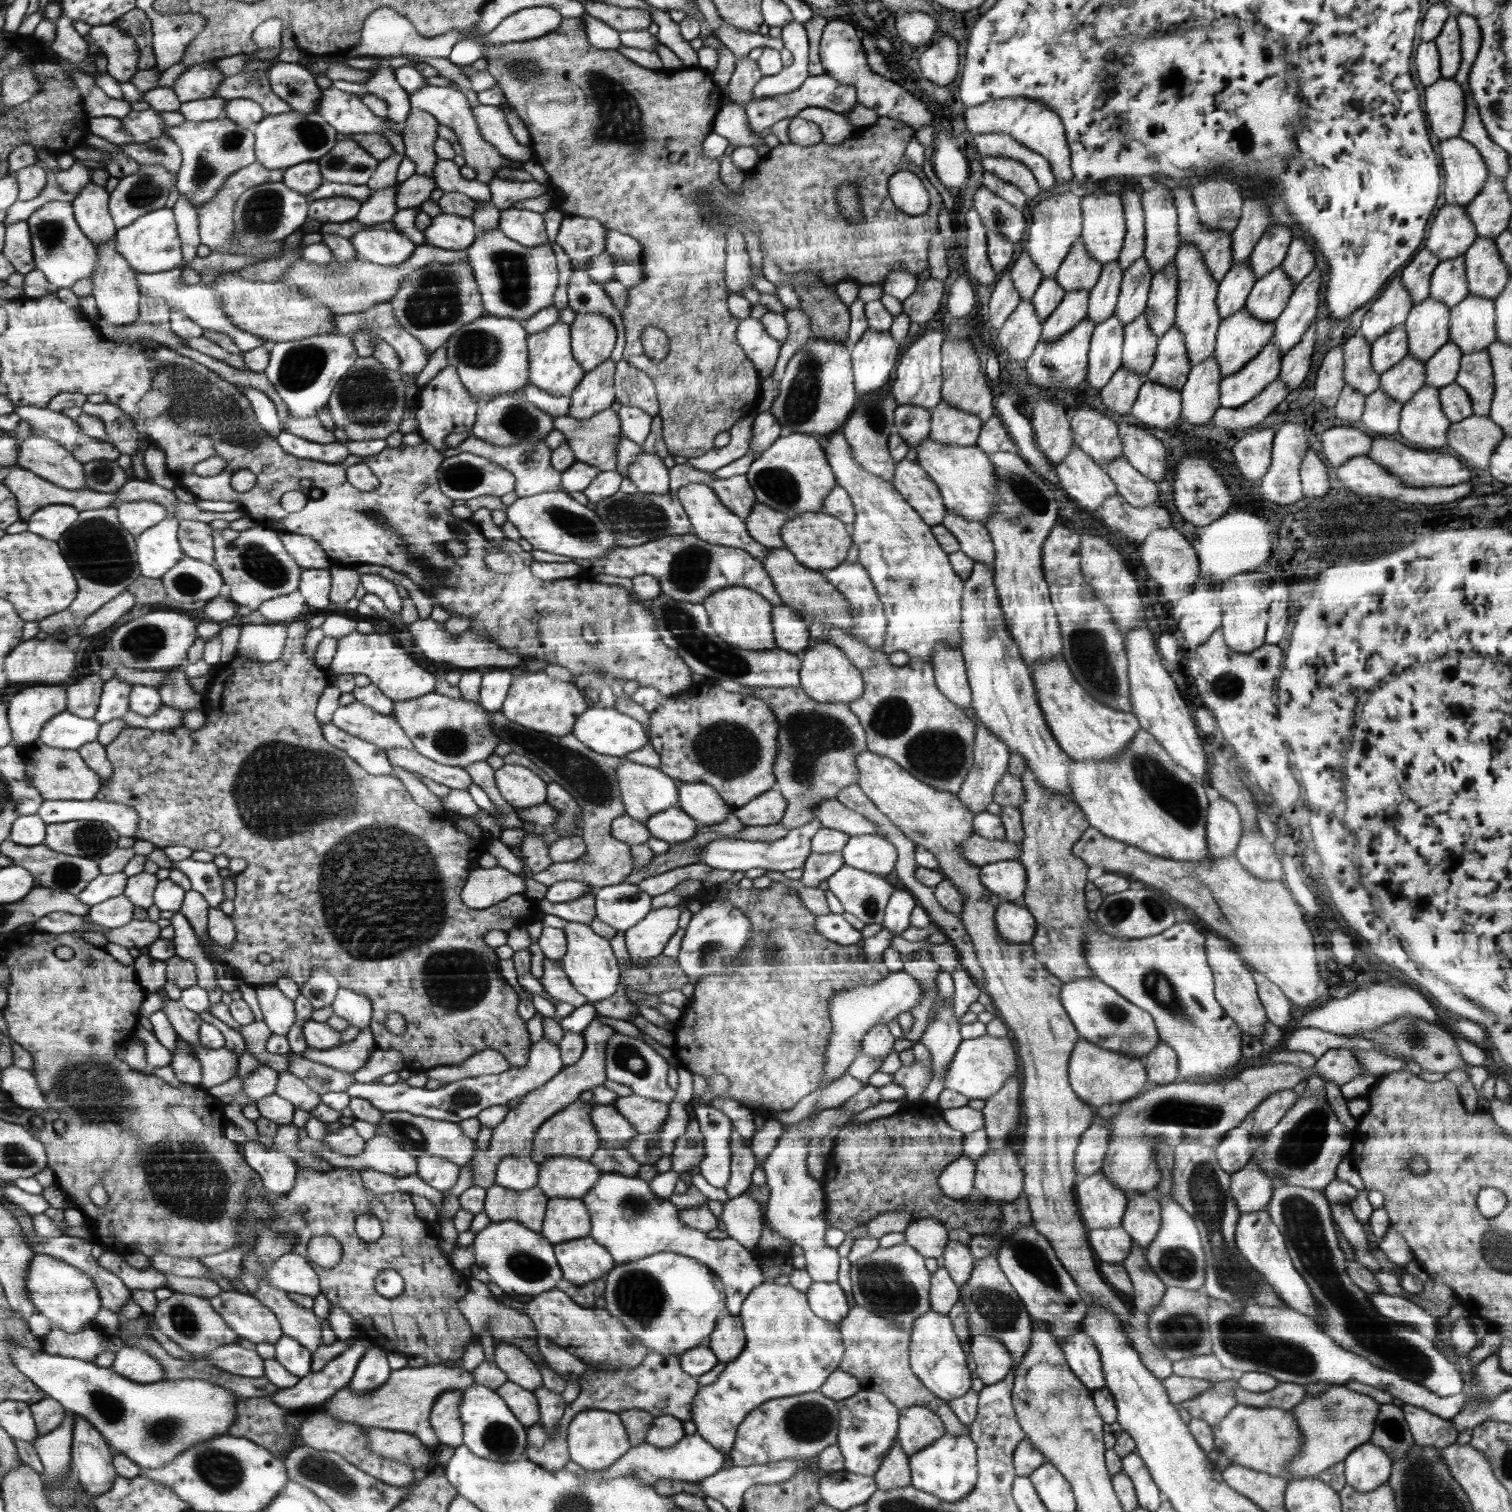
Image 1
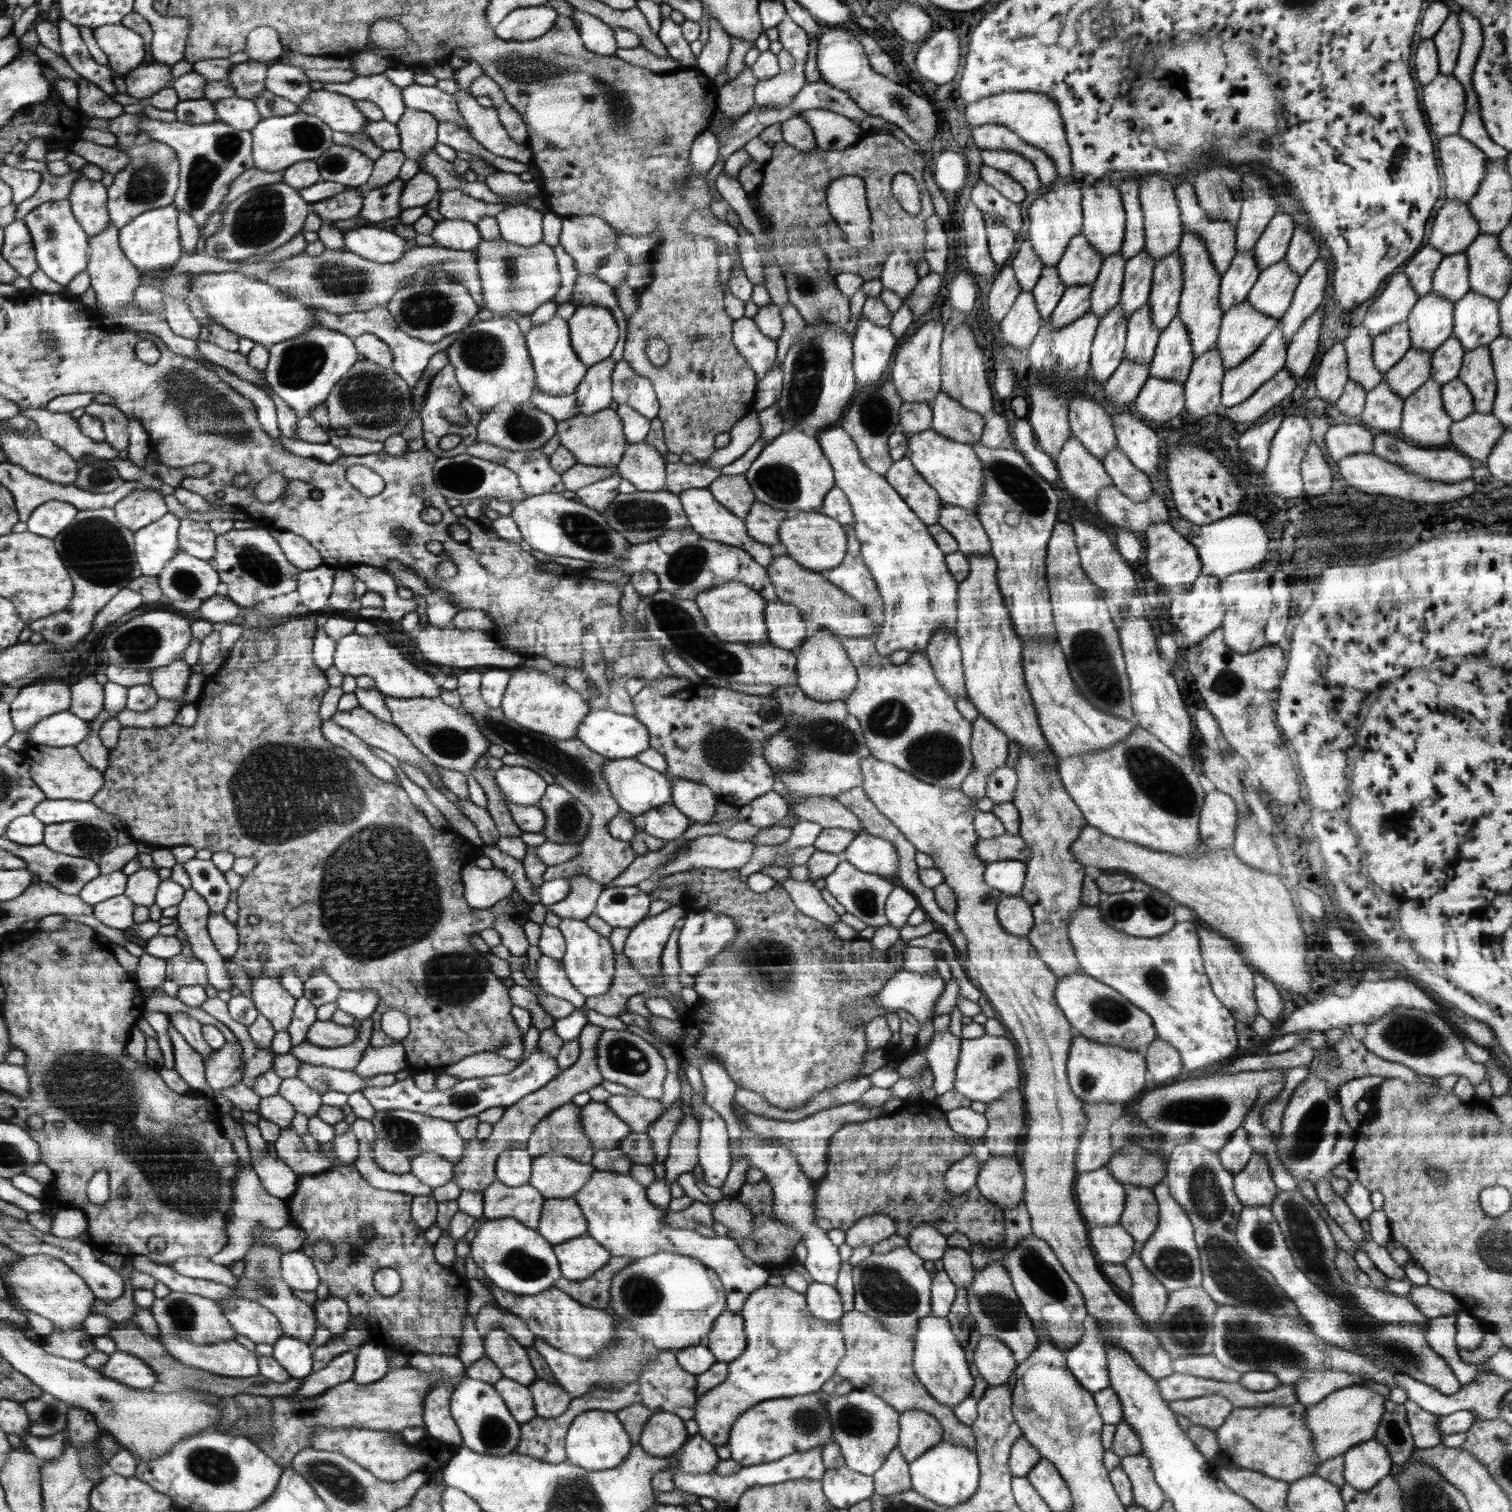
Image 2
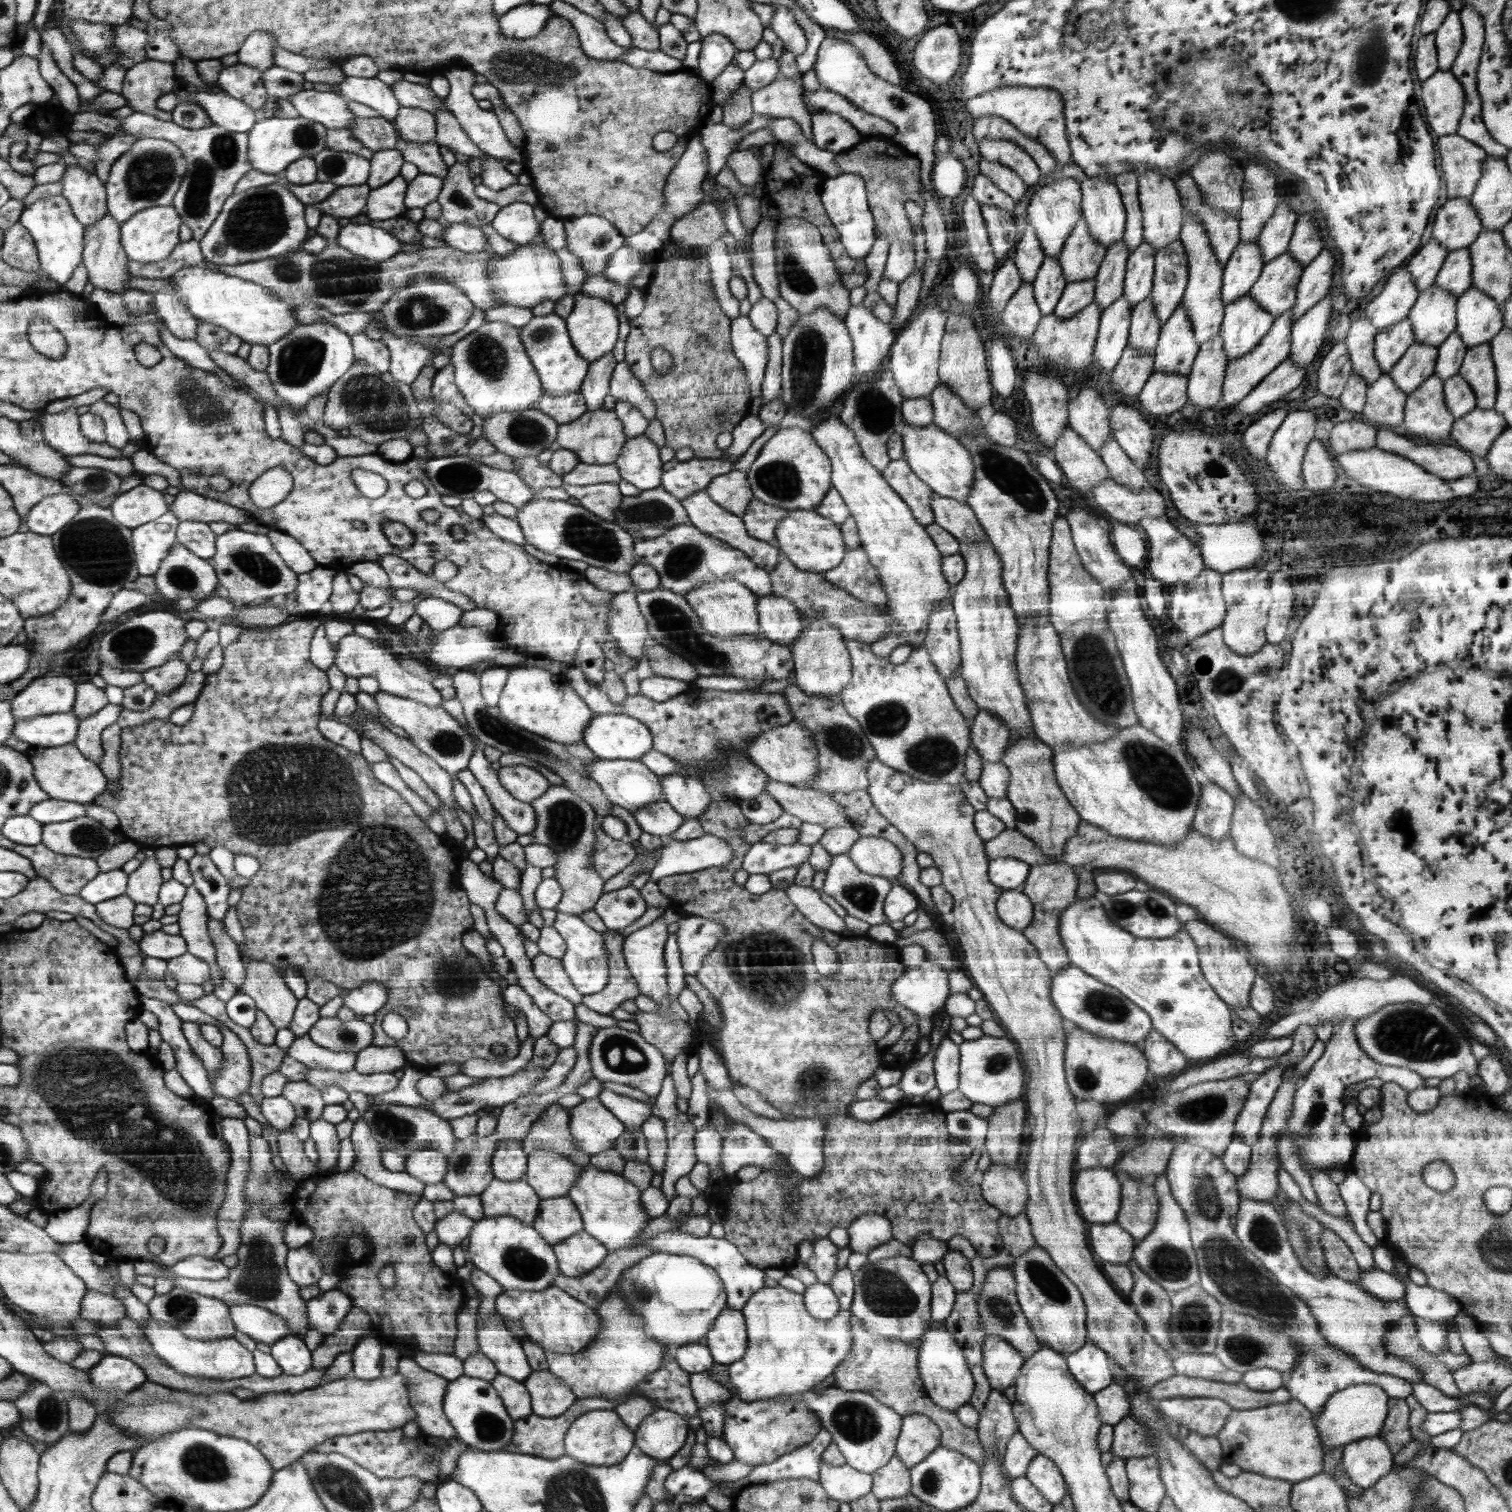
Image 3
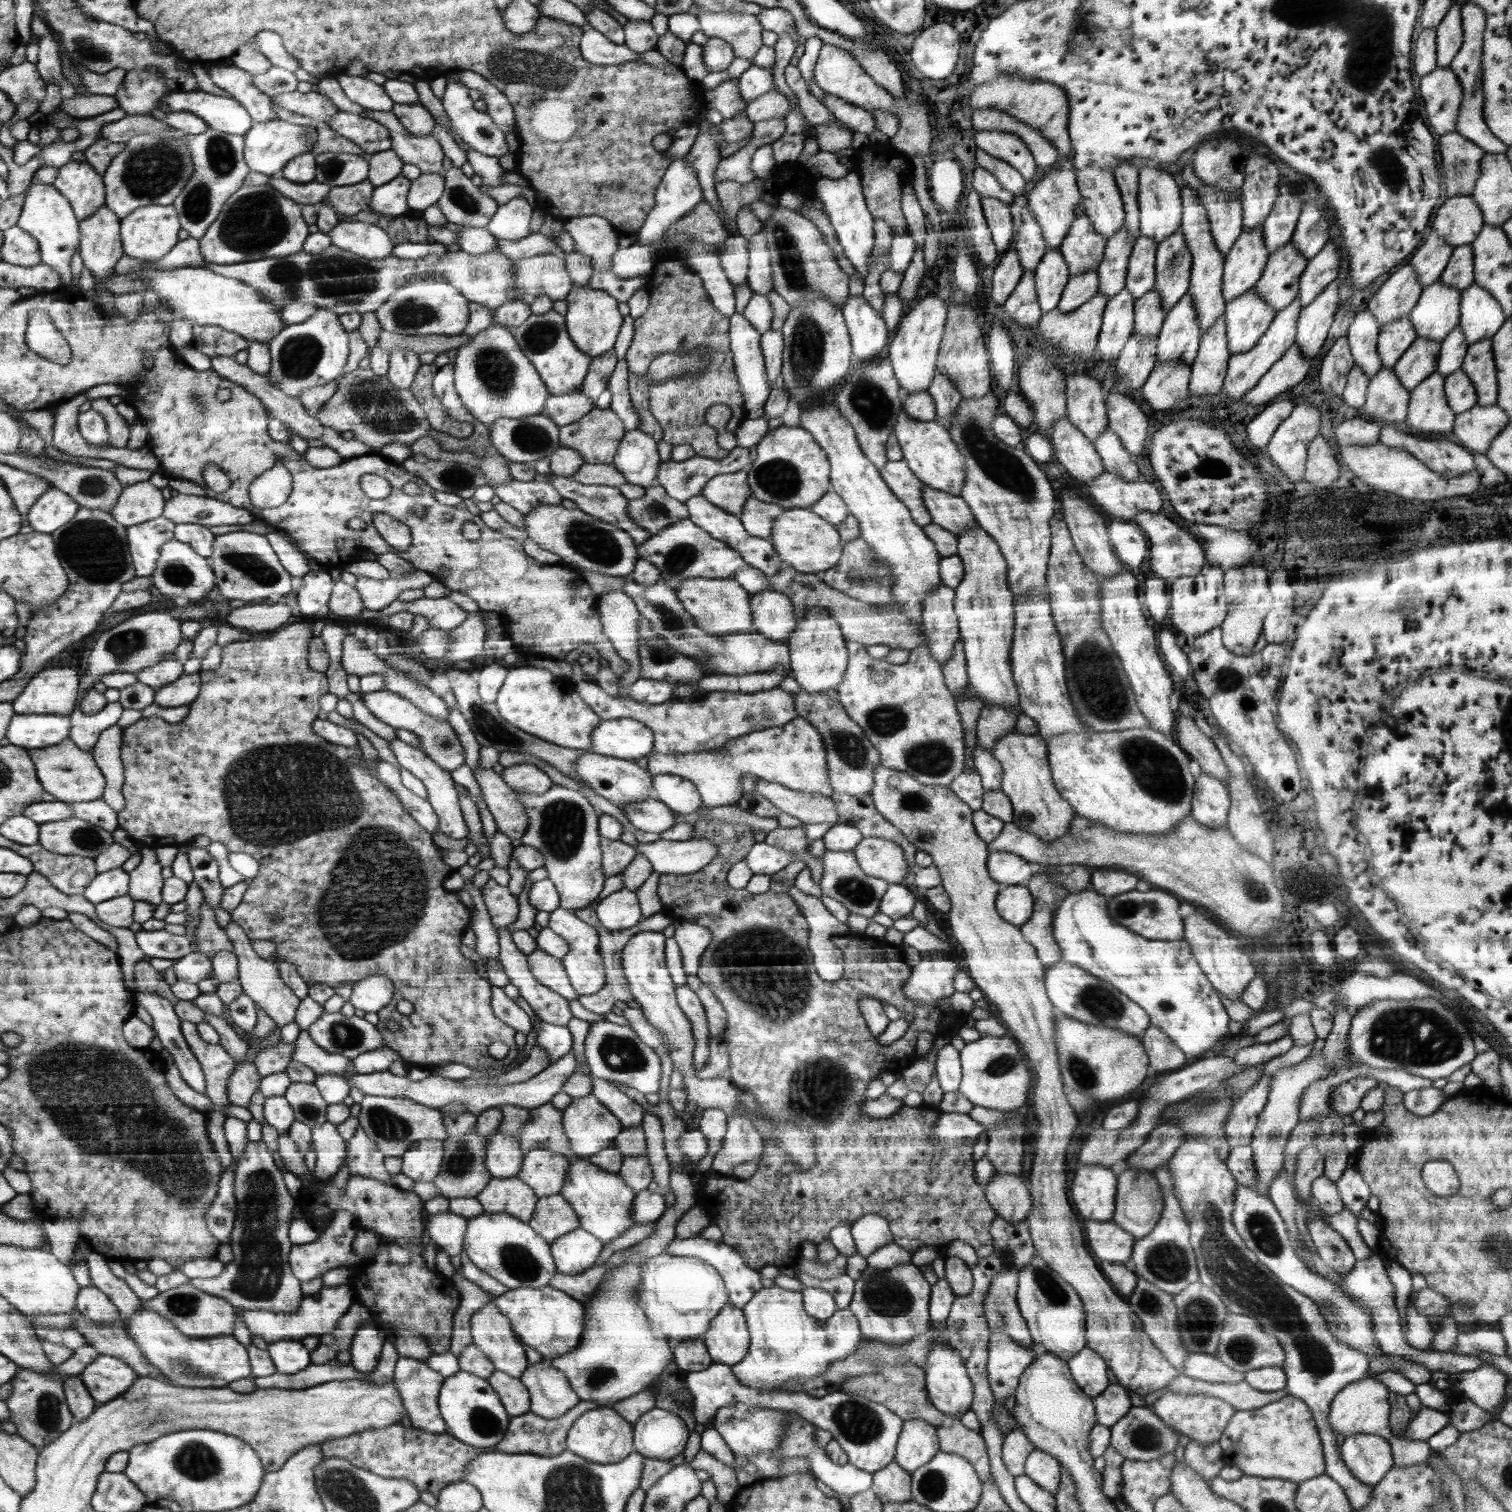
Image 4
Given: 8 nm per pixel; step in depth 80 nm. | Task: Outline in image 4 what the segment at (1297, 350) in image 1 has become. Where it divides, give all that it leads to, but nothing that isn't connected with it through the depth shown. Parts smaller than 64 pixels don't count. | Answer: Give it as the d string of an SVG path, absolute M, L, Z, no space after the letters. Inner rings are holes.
M1336 278L1307 307L1301 308L1294 343L1302 356L1309 359L1316 356L1326 342L1339 300Z

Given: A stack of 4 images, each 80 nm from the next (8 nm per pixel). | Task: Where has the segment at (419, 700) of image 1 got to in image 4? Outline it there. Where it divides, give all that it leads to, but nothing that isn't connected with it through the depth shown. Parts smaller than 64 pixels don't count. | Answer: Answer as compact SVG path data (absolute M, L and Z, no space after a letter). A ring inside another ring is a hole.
M386 689L359 695L366 708L378 720L394 728L404 728L414 732L418 736L424 752L443 769L447 771L456 770L465 763L464 747L460 744L458 735L447 720L439 720L435 716L430 716L418 705L412 704L412 701Z

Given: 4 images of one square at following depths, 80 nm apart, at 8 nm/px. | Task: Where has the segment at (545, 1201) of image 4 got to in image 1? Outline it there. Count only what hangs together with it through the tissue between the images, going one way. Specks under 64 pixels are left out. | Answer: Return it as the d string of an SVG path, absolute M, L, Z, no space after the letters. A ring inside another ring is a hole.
M550 1198L542 1235L553 1245L582 1239L591 1232L591 1213L586 1203L574 1198Z

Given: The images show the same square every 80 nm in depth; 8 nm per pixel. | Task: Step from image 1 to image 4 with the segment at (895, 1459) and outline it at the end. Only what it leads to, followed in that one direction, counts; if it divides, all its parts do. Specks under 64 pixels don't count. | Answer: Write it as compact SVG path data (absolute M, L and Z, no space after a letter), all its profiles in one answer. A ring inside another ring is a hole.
M896 1460L887 1467L873 1472L871 1489L883 1502L907 1502L911 1500L911 1473L900 1467Z

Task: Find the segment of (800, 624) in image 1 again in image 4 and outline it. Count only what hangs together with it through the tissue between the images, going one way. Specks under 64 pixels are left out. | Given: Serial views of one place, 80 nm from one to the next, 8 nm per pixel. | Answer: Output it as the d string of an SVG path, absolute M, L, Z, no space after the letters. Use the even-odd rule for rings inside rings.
M772 588L751 595L751 609L754 632L773 641L785 642L799 620L792 601Z

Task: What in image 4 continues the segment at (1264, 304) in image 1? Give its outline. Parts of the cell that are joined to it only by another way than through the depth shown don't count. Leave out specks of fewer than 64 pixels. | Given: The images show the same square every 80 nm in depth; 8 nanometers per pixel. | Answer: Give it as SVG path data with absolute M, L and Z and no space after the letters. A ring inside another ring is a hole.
M1292 241L1287 242L1269 254L1255 291L1278 312L1298 297L1298 281L1306 265L1307 258L1300 249Z

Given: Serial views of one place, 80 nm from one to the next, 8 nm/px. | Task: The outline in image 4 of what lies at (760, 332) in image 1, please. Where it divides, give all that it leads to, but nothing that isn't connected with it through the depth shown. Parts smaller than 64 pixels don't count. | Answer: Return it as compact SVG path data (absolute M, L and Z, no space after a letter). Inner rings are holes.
M735 312L730 317L730 325L730 347L738 387L740 387L742 399L744 399L743 407L746 410L746 418L755 420L764 414L764 407L769 398L768 384L770 384L766 376L766 366L760 346L761 334L749 320L742 316L742 313Z

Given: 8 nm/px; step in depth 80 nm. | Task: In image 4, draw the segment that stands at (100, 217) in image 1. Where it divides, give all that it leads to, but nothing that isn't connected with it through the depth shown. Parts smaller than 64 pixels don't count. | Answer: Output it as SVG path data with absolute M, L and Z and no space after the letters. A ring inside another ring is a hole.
M73 161L64 166L54 185L72 201L80 222L106 206L103 176L87 162Z

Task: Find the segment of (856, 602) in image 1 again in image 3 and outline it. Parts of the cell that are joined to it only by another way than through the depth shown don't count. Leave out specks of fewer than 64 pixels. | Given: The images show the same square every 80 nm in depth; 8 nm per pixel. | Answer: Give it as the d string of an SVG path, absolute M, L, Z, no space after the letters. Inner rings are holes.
M862 544L848 549L847 554L843 556L843 562L823 575L832 584L878 609L883 609L888 603L883 581L880 580L879 572L871 563Z

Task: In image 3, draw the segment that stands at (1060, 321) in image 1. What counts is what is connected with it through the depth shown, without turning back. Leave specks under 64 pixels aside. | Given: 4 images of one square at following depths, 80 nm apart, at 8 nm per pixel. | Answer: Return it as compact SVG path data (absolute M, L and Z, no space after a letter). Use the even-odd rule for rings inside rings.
M1095 277L1091 279L1067 283L1061 299L1054 309L1054 314L1059 319L1070 319L1079 310L1088 306L1095 297Z

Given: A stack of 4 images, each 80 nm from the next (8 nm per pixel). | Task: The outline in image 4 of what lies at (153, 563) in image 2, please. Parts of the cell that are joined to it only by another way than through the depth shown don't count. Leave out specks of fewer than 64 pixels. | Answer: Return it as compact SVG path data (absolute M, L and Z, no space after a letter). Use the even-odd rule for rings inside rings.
M160 515L158 519L127 527L127 541L136 577L154 574L162 546L175 538L175 526L175 522Z

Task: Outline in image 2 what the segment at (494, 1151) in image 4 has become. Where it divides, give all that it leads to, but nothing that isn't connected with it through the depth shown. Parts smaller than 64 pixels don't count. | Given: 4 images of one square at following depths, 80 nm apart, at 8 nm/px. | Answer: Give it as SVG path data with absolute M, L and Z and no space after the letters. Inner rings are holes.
M512 1147L511 1149L504 1149L495 1164L495 1175L500 1182L507 1185L529 1184L533 1162L534 1157L526 1148L517 1149Z

